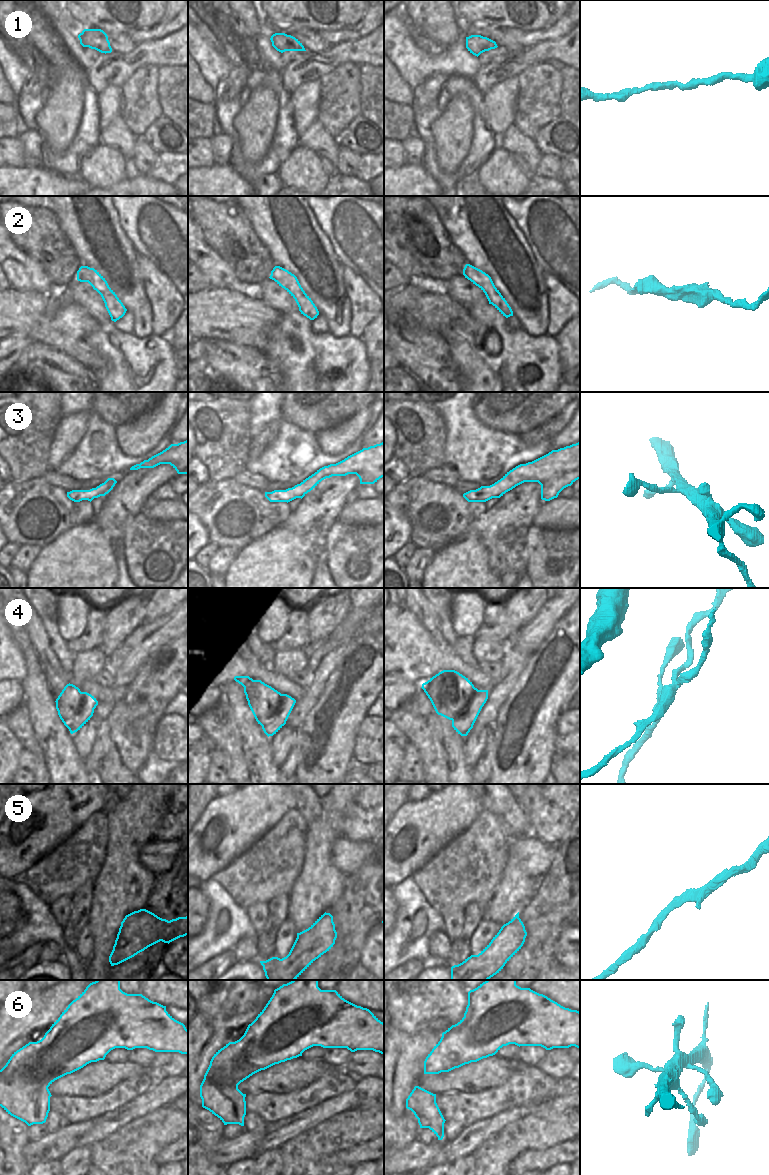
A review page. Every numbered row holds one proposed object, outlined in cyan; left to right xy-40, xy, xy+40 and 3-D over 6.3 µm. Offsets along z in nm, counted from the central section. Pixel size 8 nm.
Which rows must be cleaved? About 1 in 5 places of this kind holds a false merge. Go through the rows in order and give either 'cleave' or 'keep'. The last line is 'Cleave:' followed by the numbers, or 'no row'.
1: keep
2: keep
3: keep
4: cleave
5: keep
6: keep
Cleave: 4

